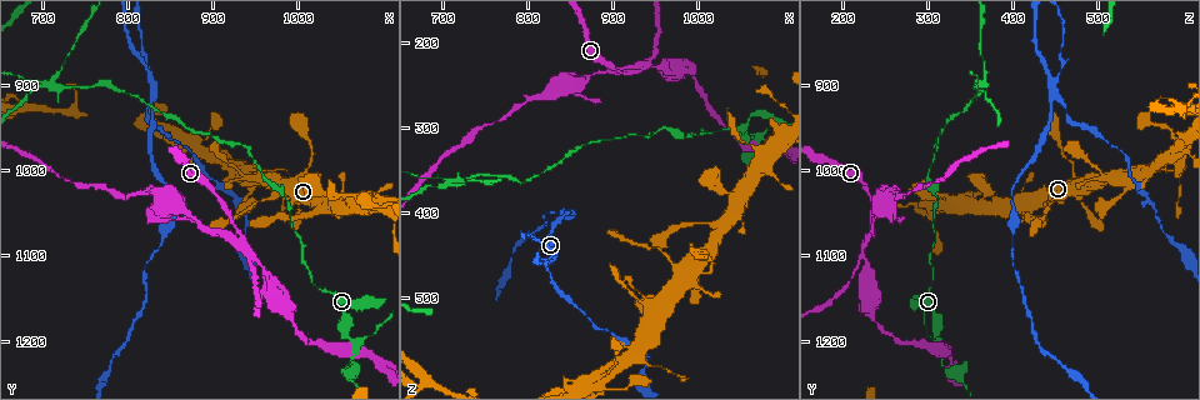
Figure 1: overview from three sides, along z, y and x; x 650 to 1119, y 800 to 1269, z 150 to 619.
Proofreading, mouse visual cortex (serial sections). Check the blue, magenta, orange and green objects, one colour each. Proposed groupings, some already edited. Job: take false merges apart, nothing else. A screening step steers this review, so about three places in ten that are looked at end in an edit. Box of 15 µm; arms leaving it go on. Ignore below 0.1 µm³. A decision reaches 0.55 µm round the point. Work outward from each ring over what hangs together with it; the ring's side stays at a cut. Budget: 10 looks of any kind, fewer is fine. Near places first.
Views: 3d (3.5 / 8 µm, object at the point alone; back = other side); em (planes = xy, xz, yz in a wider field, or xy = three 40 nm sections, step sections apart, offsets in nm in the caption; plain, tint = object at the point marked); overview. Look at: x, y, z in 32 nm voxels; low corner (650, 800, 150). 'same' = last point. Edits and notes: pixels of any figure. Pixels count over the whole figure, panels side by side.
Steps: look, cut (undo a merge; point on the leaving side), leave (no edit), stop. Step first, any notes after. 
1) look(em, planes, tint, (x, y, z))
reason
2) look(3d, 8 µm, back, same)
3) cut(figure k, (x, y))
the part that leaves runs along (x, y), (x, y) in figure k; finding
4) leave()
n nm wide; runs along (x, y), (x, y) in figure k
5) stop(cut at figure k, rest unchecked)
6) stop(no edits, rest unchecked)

look(3d, 3.5 µm, (1020, 1140, 305))

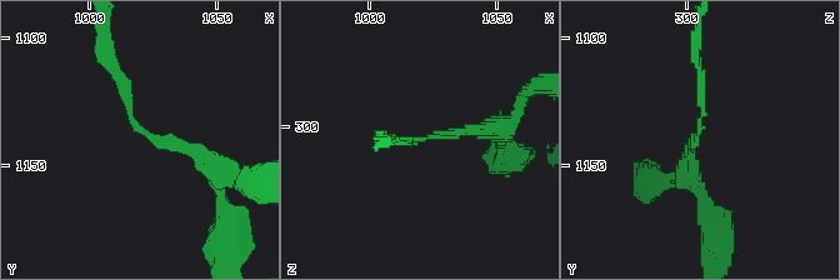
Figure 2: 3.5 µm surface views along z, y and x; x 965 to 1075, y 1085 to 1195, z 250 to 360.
look(em, xy, step 5, tint, (1021, 1139, 304))
arms of 150, 200 nm; need the tissue

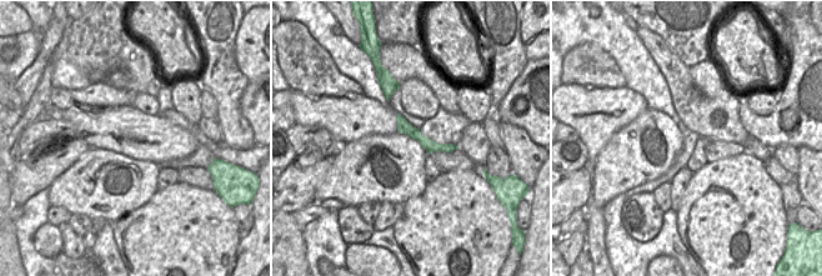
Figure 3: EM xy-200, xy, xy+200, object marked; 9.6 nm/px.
leave()
runs along (399, 118), (430, 146), (451, 147) in figure 3; one cell here

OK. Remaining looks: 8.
look(3d, 3.5 µm, (930, 1080, 230))
side arm on a straight run

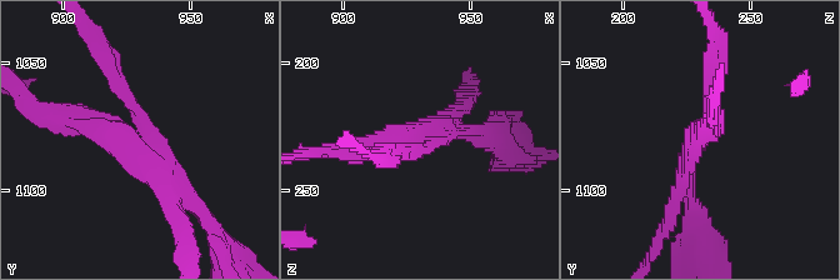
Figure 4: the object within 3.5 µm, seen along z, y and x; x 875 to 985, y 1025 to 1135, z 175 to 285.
cut(figure 4, (96, 128))
two cells meet here

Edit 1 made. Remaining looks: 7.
look(overview)

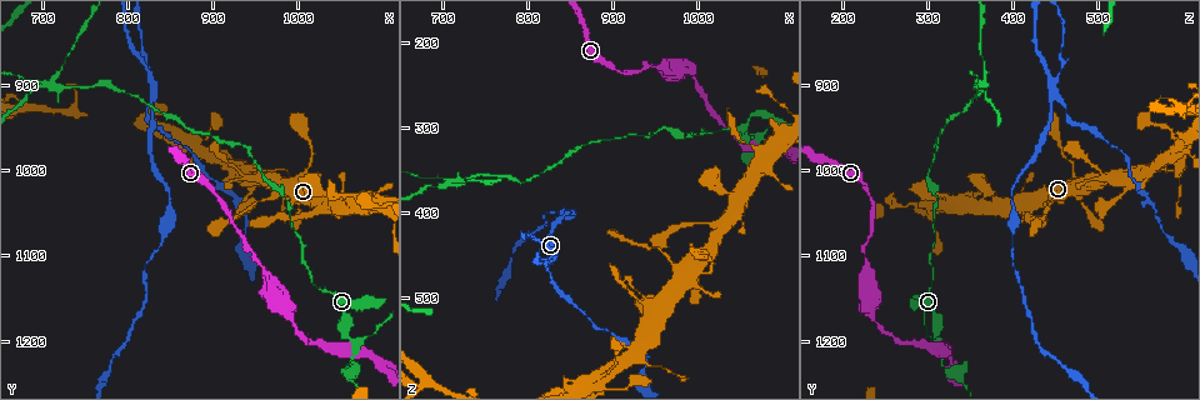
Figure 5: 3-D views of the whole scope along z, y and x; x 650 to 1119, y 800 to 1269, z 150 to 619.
look(3d, 3.5 µm, (825, 915, 445))
branch point

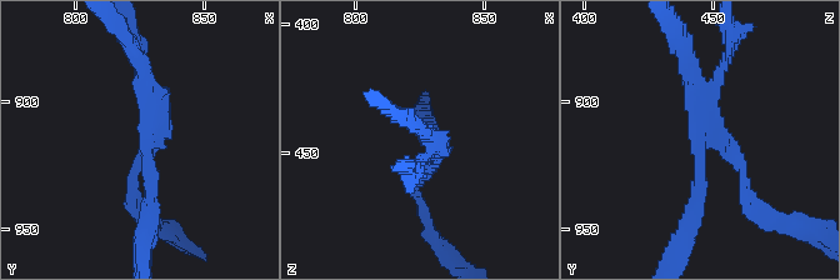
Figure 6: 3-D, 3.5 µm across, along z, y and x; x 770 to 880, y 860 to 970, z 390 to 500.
look(em, xy, step 3, tint, (828, 915, 446))
3 arms; arms of 150, 200, 250 nm; now the EM

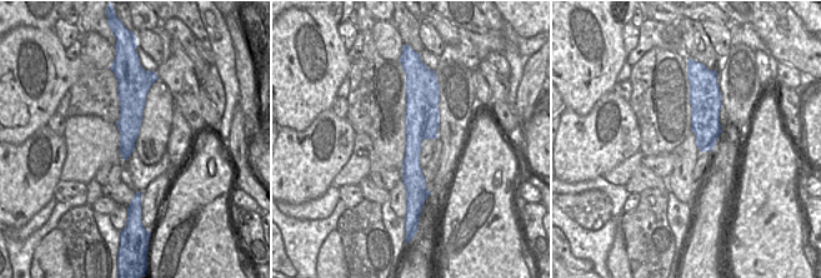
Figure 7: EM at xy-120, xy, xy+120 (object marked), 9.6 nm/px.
cut(figure 6, (133, 176))
340 nm wide; the part that leaves runs along (710, 135), (740, 165), (743, 193), (778, 215) in figure 6; a second cell is stuck on

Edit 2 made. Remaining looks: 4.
look(overview)

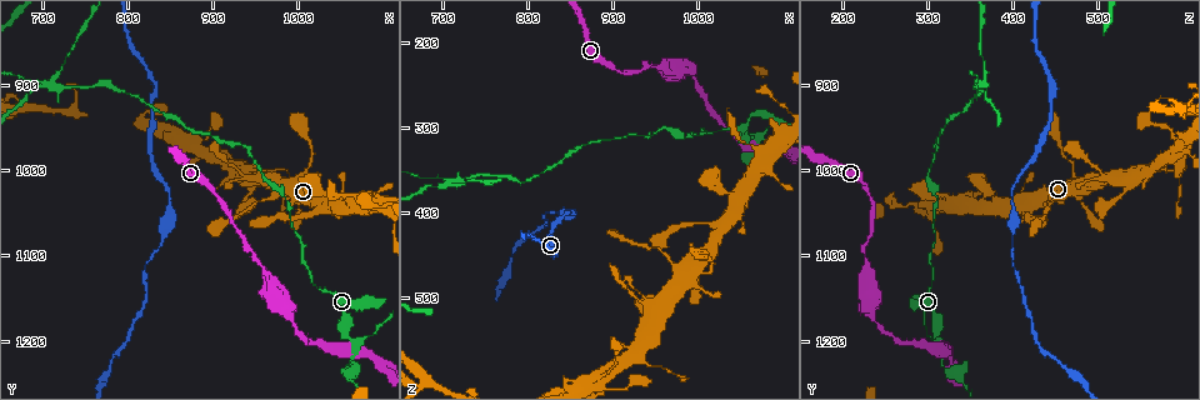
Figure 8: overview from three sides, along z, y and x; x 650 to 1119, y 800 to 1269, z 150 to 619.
look(3d, 3.5 µm, (710, 900, 365))
four-way junction

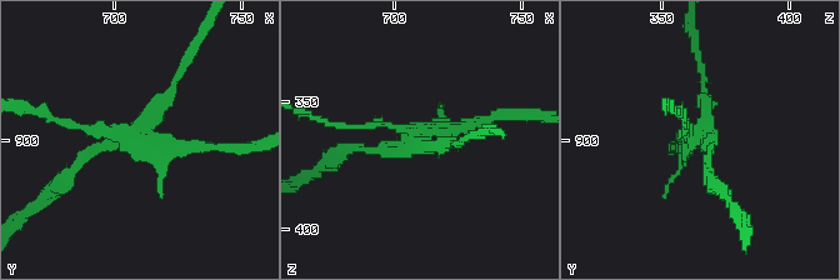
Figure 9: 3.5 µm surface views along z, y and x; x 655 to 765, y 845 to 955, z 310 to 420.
look(em, planes, tint, (709, 898, 364))
shape alone is not enough

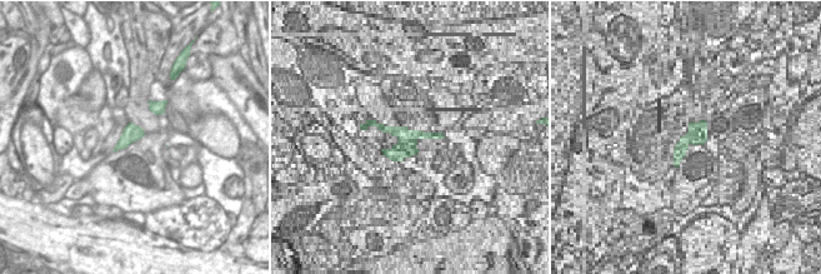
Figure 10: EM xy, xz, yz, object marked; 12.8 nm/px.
cut(figure 9, (439, 143))
240 nm wide; the part that leaves runs along (414, 138), (440, 148), (479, 135) in figure 9; two cells meet here

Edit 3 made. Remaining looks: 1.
stop(cut at figure 4, cut at figure 6, cut at figure 9, rest unchecked)

